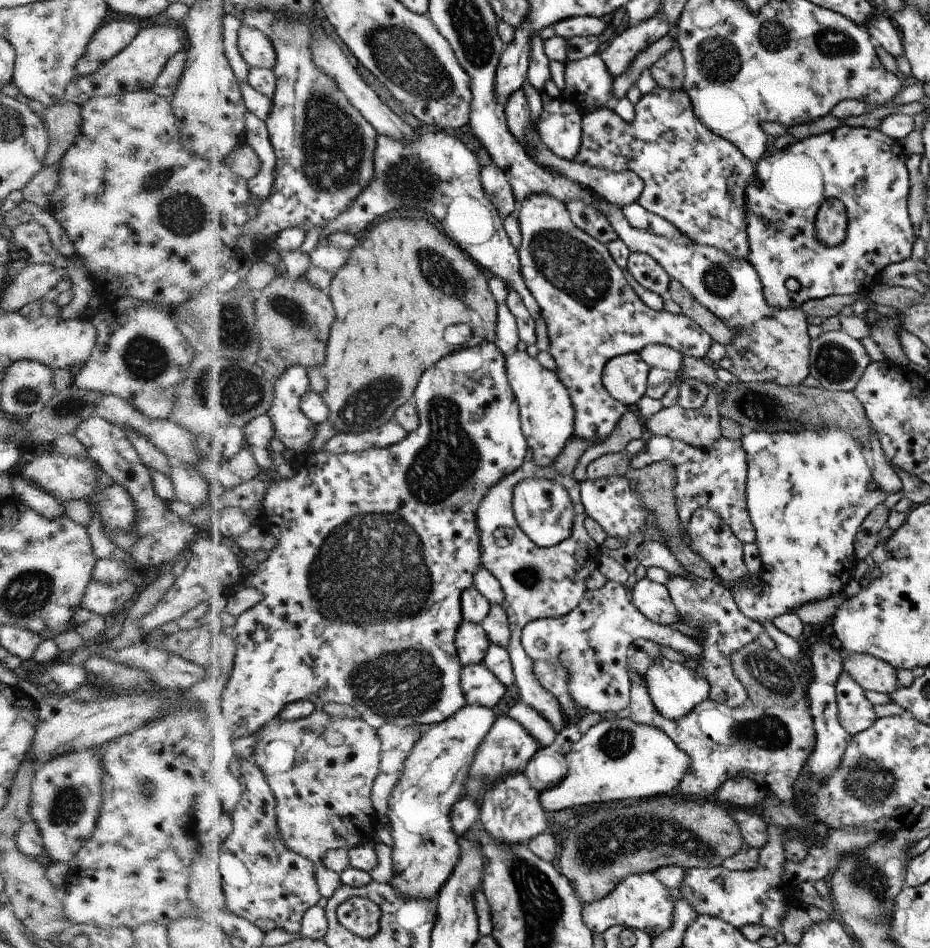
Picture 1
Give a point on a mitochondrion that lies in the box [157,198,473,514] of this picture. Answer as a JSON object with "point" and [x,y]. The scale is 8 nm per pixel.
{"point":[235,389]}

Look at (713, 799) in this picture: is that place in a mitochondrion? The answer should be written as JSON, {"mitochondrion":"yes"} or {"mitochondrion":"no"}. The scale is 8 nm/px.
{"mitochondrion":"no"}

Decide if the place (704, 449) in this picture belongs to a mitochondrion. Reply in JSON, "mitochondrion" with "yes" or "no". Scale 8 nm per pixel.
{"mitochondrion":"no"}

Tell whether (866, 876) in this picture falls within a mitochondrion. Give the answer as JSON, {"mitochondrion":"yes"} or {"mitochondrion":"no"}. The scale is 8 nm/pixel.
{"mitochondrion":"yes"}

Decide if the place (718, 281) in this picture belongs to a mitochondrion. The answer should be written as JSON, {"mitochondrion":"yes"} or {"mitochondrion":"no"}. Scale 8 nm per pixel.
{"mitochondrion":"yes"}

